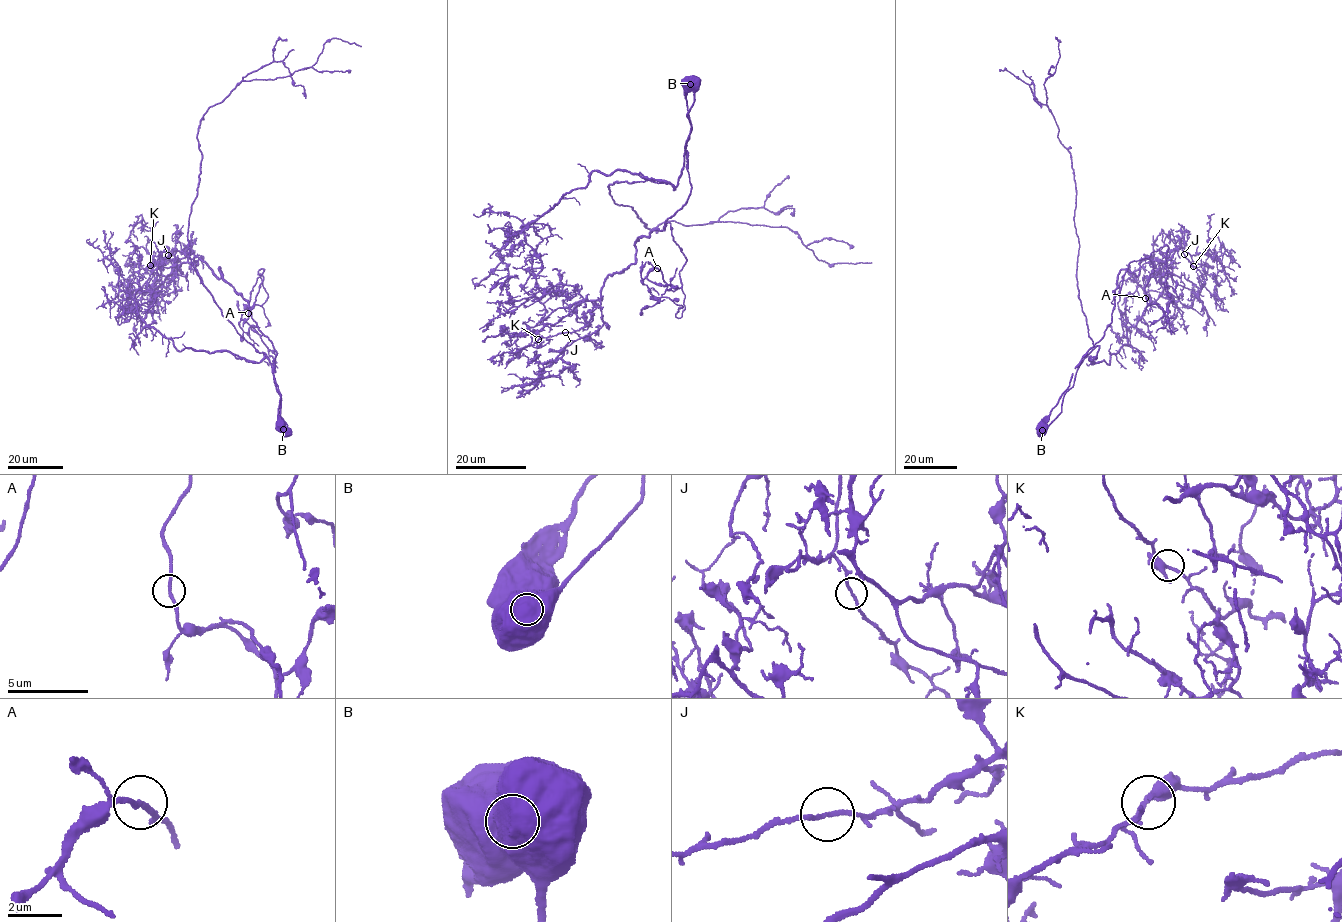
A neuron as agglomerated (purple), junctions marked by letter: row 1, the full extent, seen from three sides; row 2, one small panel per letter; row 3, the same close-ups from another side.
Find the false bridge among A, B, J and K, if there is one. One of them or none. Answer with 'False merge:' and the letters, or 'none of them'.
False merge: B

